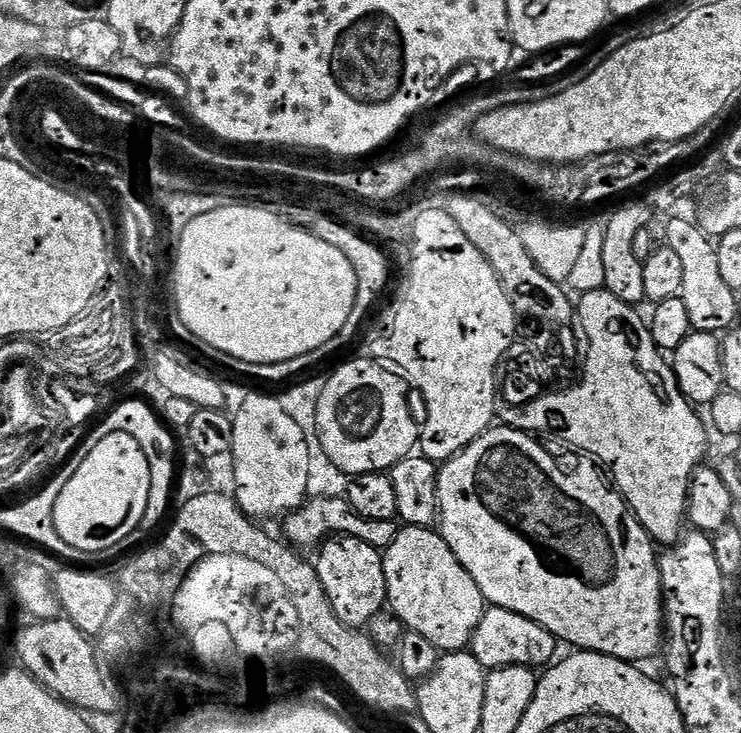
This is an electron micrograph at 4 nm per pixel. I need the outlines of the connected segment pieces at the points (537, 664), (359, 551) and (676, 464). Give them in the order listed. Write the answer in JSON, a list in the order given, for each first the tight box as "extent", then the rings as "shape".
[{"extent":[470,606,556,670],"shape":[[[488,606],[478,622],[478,630],[474,630],[470,651],[486,670],[509,668],[519,664],[523,668],[540,670],[548,666],[550,658],[553,657],[556,641],[550,630],[538,626],[538,622],[505,608]]]},{"extent":[314,536,389,629],"shape":[[[334,536],[319,545],[319,552],[320,557],[314,560],[316,573],[322,582],[322,590],[326,590],[326,598],[330,598],[334,614],[338,614],[347,628],[367,629],[389,603],[381,549],[362,542],[362,538]]]},{"extent":[534,290,709,546],"shape":[[[601,290],[597,292],[585,292],[583,293],[583,295],[579,297],[579,300],[578,300],[578,328],[579,328],[579,331],[582,333],[583,339],[584,339],[584,336],[586,339],[588,339],[588,357],[586,357],[584,360],[584,381],[582,381],[581,384],[574,385],[573,388],[561,387],[554,394],[554,398],[549,398],[549,400],[543,400],[543,402],[540,403],[537,408],[534,409],[534,412],[541,412],[542,423],[544,423],[544,428],[554,429],[554,437],[557,441],[565,440],[565,442],[568,443],[570,447],[572,447],[572,450],[575,450],[577,453],[587,454],[591,456],[593,460],[599,462],[601,465],[603,465],[605,469],[612,468],[612,472],[610,471],[611,479],[614,481],[615,487],[618,489],[620,495],[624,497],[624,501],[628,503],[628,507],[631,508],[632,511],[636,513],[636,517],[640,519],[641,526],[643,526],[646,529],[646,531],[648,532],[648,535],[652,537],[653,541],[655,541],[657,545],[671,546],[675,544],[677,540],[680,539],[682,533],[685,531],[685,528],[686,528],[686,513],[688,511],[689,480],[692,477],[692,472],[695,471],[697,467],[705,463],[706,458],[704,458],[704,455],[706,455],[708,452],[709,429],[706,427],[706,424],[705,424],[706,429],[704,429],[704,424],[702,421],[700,421],[699,414],[696,413],[699,411],[697,411],[697,409],[694,407],[692,401],[685,398],[685,396],[682,394],[682,390],[680,389],[680,387],[678,386],[678,382],[676,381],[676,374],[672,370],[671,363],[669,363],[669,361],[666,359],[665,353],[661,352],[658,345],[656,345],[656,343],[654,342],[654,338],[652,337],[652,332],[651,330],[648,329],[648,325],[646,323],[645,317],[643,318],[640,317],[639,314],[636,313],[639,311],[637,311],[637,309],[633,307],[633,305],[627,304],[626,302],[622,302],[618,298],[614,298],[614,294],[610,294],[609,292],[607,292],[607,290]]]}]

